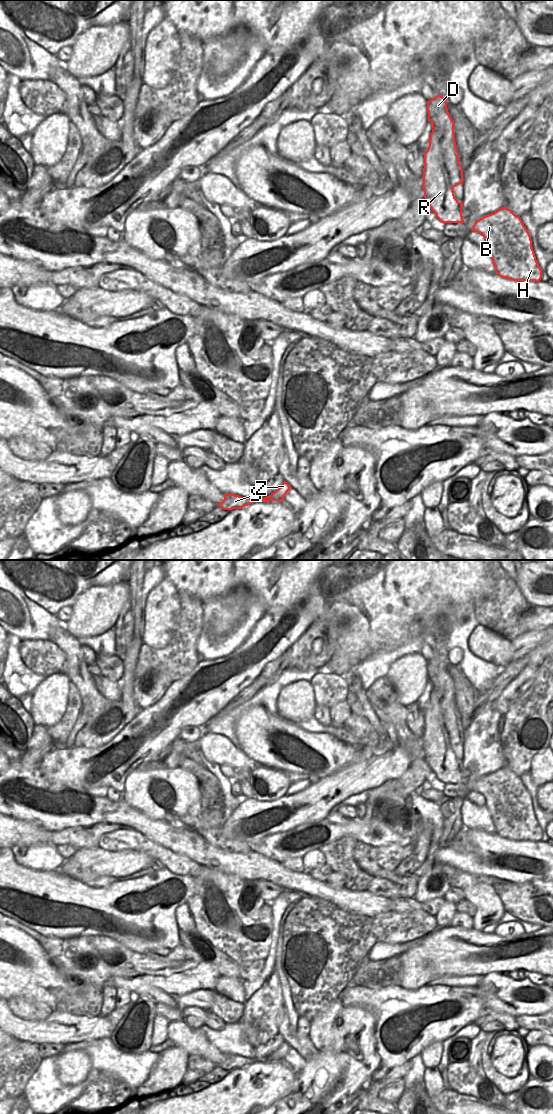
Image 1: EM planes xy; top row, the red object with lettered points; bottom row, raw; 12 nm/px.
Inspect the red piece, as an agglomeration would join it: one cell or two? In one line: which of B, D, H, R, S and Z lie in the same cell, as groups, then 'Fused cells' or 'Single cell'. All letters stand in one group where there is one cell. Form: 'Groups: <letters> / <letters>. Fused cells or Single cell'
Groups: B D H / R S Z. Fused cells.

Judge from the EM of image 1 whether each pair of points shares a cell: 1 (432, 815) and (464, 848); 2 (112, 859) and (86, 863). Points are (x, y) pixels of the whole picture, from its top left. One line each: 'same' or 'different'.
1: different
2: same

